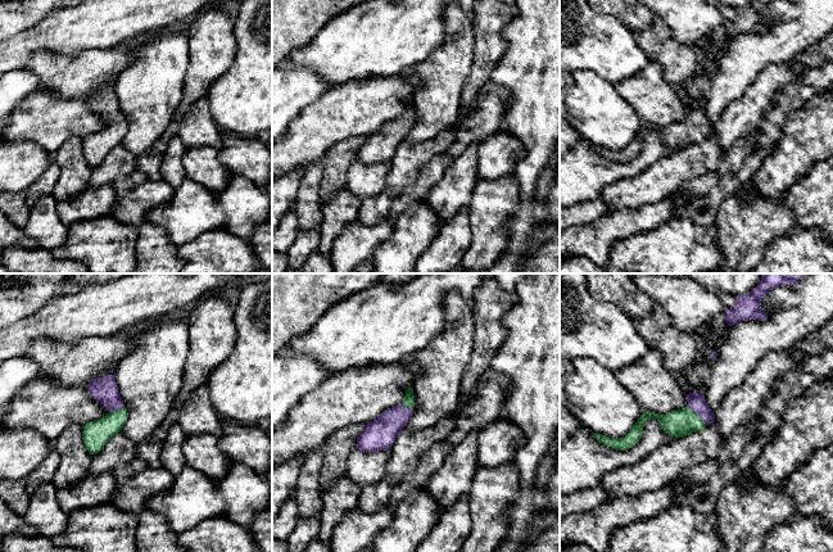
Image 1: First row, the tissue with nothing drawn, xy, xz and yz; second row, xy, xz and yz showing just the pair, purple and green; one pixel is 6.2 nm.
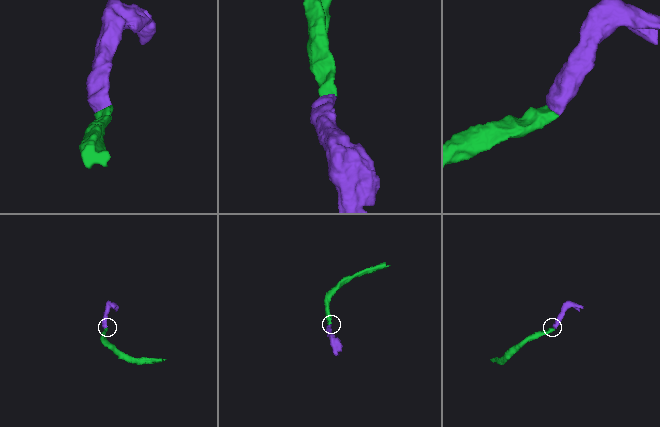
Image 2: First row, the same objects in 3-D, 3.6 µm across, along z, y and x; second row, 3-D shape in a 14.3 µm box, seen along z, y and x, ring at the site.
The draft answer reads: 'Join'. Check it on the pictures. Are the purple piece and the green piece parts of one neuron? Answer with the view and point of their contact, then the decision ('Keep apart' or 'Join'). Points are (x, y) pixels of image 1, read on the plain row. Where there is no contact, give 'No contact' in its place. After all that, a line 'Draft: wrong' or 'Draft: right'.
Touches purple at yz (697, 126). Join
Draft: right

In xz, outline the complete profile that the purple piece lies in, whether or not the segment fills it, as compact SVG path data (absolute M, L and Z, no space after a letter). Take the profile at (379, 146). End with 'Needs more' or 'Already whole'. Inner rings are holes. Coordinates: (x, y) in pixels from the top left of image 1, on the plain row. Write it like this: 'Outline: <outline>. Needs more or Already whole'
Outline: M408 100L399 118L385 122L376 132L366 136L356 160L362 164L389 163L411 131L413 119L413 100Z. Needs more

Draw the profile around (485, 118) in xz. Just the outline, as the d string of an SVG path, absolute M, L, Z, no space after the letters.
M492 81L486 82L477 95L476 104L467 117L457 125L456 140L445 153L456 158L471 144L481 142L499 132L508 103L507 89Z

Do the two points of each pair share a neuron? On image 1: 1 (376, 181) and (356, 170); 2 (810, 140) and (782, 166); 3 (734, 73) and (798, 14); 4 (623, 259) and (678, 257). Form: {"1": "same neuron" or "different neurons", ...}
{"1": "same neuron", "2": "same neuron", "3": "same neuron", "4": "same neuron"}

